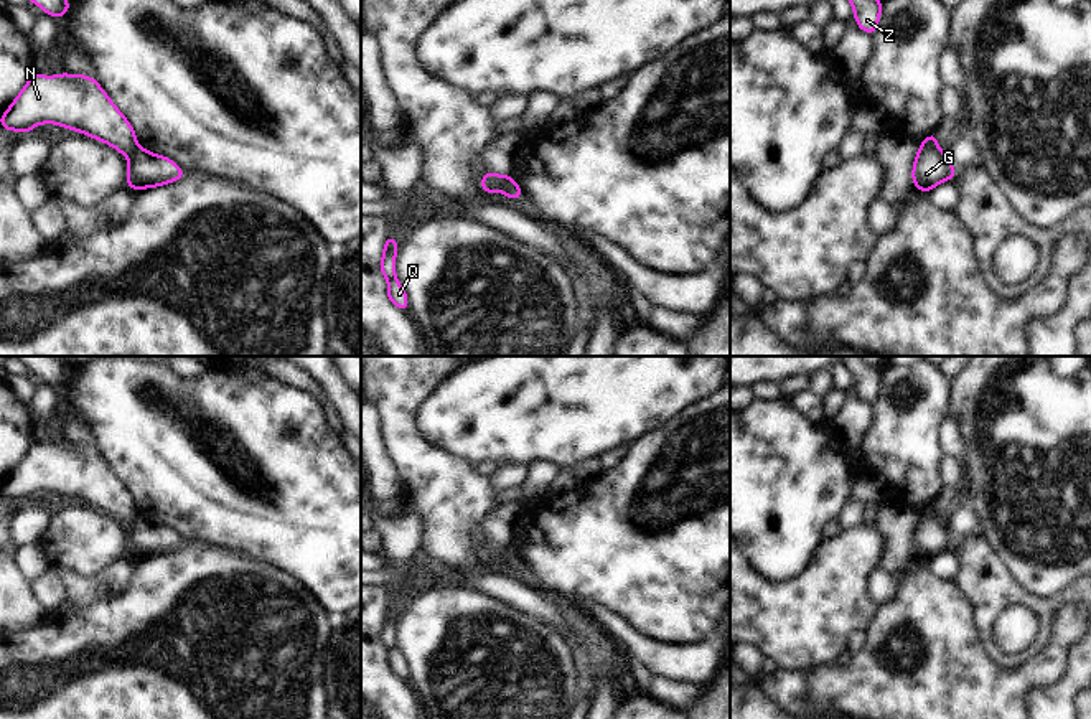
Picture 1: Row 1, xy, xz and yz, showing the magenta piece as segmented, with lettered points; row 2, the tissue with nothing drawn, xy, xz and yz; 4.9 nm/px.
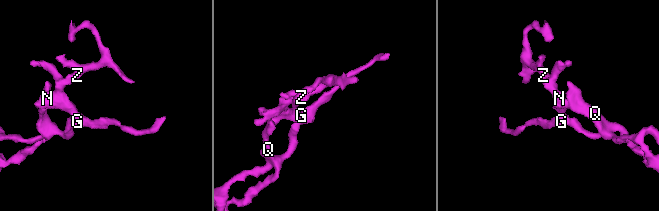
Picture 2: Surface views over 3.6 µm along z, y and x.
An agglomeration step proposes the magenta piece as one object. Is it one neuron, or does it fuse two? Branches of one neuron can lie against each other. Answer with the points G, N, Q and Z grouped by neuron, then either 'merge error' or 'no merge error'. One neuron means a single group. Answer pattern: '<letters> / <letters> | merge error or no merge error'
G Q / N Z | merge error

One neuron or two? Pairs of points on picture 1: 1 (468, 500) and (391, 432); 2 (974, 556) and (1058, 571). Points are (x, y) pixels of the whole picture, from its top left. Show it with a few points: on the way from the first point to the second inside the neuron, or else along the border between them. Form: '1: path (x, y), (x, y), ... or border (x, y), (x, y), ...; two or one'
1: path (449, 490), (411, 452); one
2: border (979, 531), (1007, 571), (1027, 591); two

